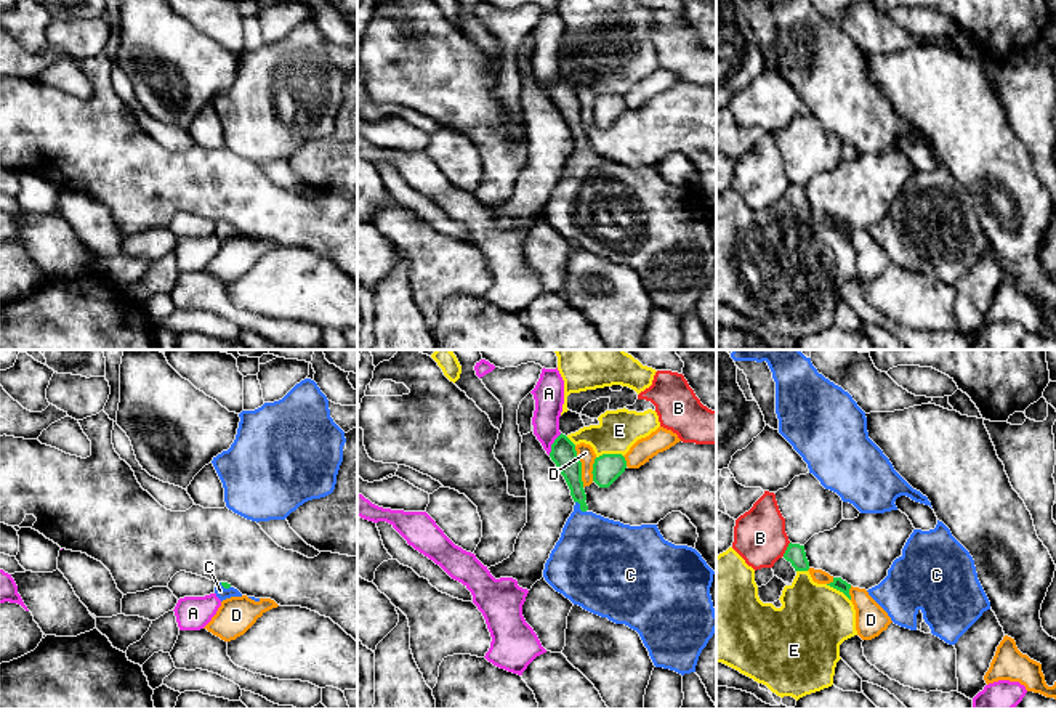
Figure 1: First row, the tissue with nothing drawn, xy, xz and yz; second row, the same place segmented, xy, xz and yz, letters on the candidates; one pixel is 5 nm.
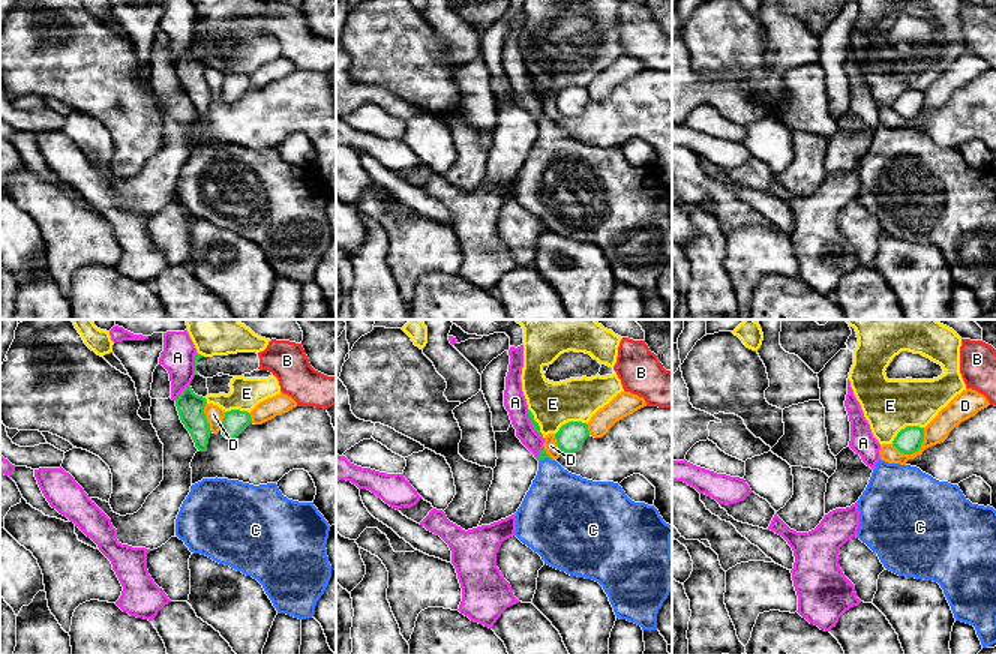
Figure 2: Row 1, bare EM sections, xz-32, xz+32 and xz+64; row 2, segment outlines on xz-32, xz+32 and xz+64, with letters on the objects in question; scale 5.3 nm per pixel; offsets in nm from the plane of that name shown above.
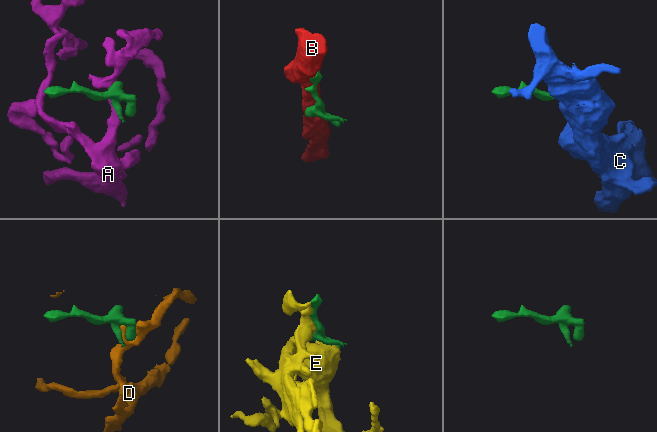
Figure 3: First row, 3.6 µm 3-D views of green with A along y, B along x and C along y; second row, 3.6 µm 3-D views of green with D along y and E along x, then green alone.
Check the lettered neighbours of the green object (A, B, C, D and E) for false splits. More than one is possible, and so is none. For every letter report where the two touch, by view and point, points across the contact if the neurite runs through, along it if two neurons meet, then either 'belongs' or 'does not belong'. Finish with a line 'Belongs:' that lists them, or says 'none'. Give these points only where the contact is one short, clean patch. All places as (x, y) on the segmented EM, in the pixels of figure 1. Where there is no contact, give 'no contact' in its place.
A: xz (552, 445) | does not belong
B: yz (787, 549) | does not belong
C: xz (580, 507) | across xz (568, 461), (580, 507), (593, 555) | belongs
D: xz (580, 467) | along xz (574, 446), (580, 462), (584, 486) | does not belong
E: xz (609, 454) | does not belong
Belongs: C

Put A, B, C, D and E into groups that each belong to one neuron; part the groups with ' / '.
A / B / C / D / E

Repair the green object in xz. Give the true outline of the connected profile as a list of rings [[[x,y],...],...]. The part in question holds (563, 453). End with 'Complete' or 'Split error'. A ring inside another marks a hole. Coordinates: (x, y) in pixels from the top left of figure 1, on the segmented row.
[[[566,435],[554,440],[550,457],[575,505],[545,563],[545,581],[574,605],[636,630],[655,667],[681,675],[695,672],[699,656],[716,630],[710,595],[715,571],[695,549],[665,541],[657,525],[630,526],[590,512],[582,462]]]. Split error

